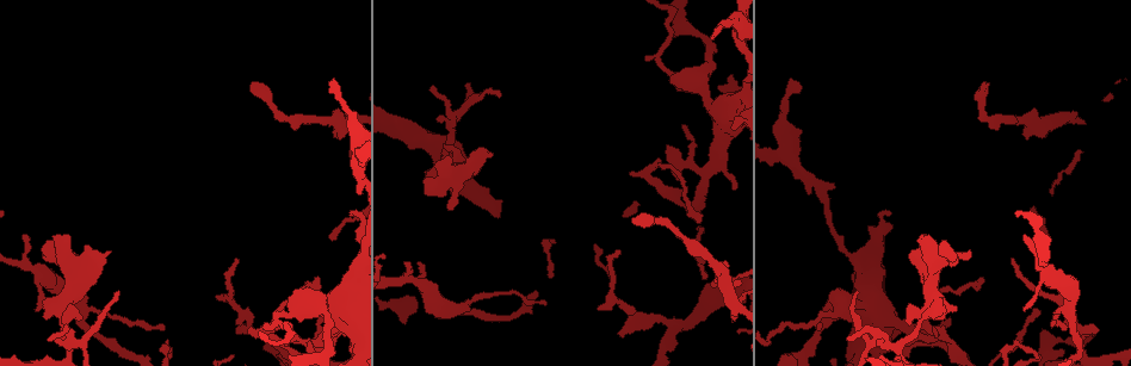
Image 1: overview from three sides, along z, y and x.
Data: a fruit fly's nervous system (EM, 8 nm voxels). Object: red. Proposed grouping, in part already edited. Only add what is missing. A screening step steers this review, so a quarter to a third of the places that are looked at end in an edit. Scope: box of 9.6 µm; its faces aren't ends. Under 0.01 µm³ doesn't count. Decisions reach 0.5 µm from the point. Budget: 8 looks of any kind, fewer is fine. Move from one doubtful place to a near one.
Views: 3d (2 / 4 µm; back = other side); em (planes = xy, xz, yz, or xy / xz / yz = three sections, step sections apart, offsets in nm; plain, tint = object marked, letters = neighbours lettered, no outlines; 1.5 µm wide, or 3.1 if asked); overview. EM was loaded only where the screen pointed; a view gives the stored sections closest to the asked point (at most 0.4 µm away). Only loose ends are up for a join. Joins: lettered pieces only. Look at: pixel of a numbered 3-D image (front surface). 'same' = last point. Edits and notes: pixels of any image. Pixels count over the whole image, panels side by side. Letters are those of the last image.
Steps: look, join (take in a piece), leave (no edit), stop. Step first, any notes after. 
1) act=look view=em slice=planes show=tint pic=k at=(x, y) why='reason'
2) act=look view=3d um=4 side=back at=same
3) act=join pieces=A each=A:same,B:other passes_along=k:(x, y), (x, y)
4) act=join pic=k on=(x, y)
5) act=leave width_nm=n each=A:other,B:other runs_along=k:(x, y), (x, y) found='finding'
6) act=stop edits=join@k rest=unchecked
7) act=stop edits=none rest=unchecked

act=look view=em slice=planes show=plain pic=1 at=(1024, 310) why='tapers out'

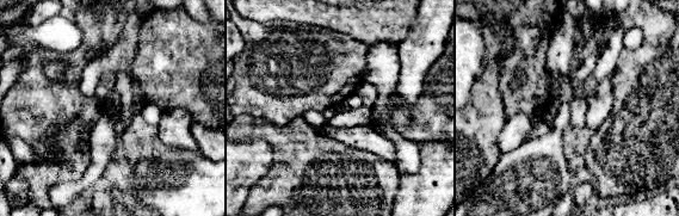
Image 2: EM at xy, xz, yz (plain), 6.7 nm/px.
act=look view=em slice=planes show=letters at=same

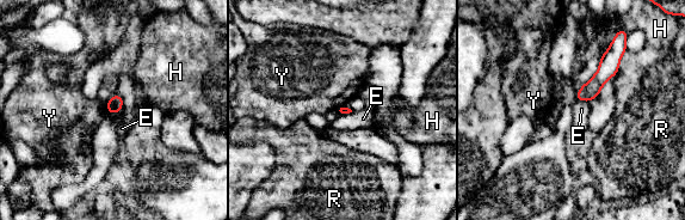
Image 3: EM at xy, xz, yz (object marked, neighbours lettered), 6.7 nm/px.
act=leave each=E:other,H:other,R:other,Y:other found='none of them fits'

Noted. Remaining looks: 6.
act=look view=3d um=4 side=back pic=1 at=(22, 235)

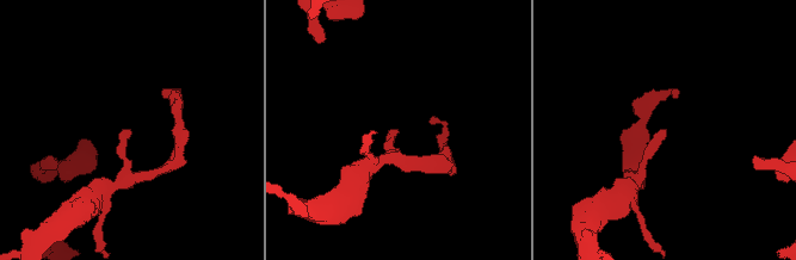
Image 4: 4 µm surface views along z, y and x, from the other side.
act=look view=em slice=planes show=letters pic=4 at=(398, 130)

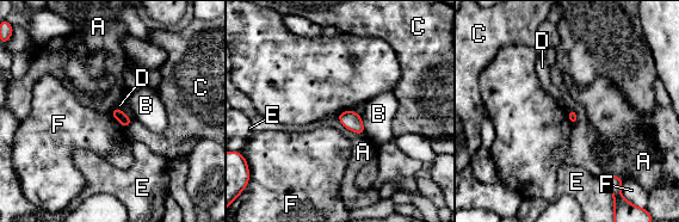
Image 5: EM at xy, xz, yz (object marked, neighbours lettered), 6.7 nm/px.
act=leave each=A:other,B:other,C:other,D:other,E:other,F:other border=5:(110, 113), (125, 128) found='none of them fits'

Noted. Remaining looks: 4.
act=look view=em slice=xz step=4 show=letters pic=1 at=(81, 318) why='free end'

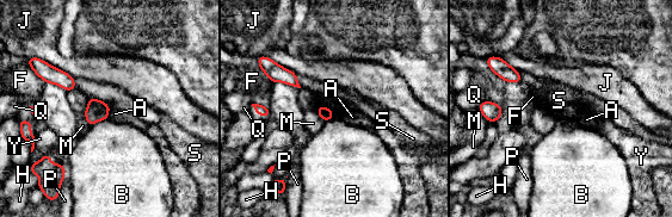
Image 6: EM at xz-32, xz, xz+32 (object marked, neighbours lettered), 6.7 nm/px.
act=look view=em slice=planes show=letters at=same

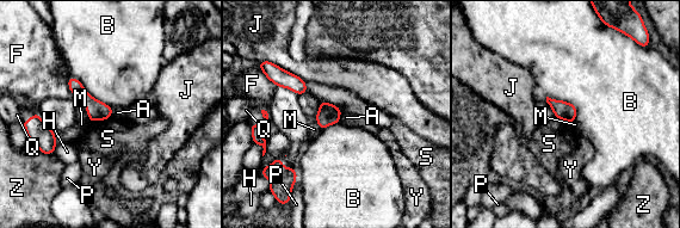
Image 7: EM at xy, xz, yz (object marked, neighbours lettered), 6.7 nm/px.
act=leave width_nm=130 each=A:other,B:other,F:other,H:other,J:other,M:other,P:other,Q:other,S:other,Y:other,Z:other border=7:(111, 116), (104, 119), (90, 121) found='no lettered piece goes on from it'

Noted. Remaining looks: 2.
act=stop edits=none rest=unchecked

